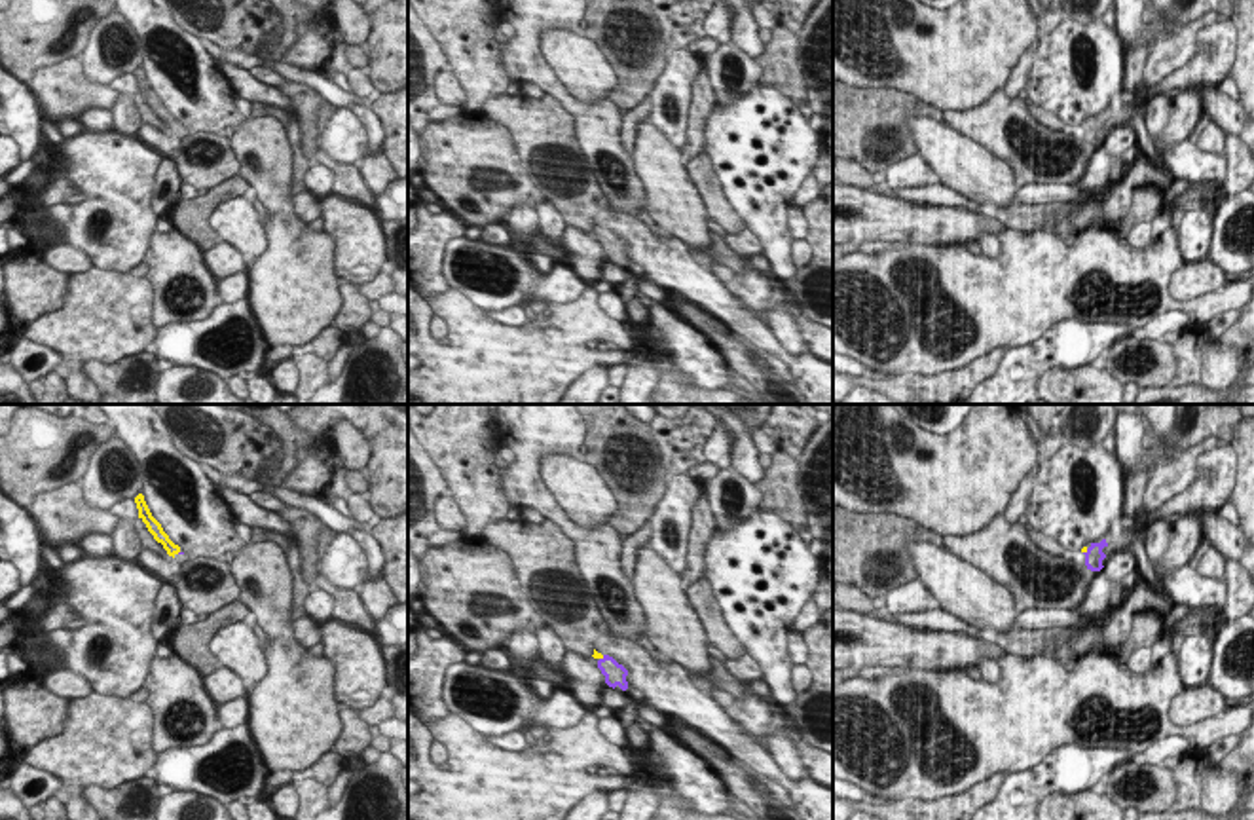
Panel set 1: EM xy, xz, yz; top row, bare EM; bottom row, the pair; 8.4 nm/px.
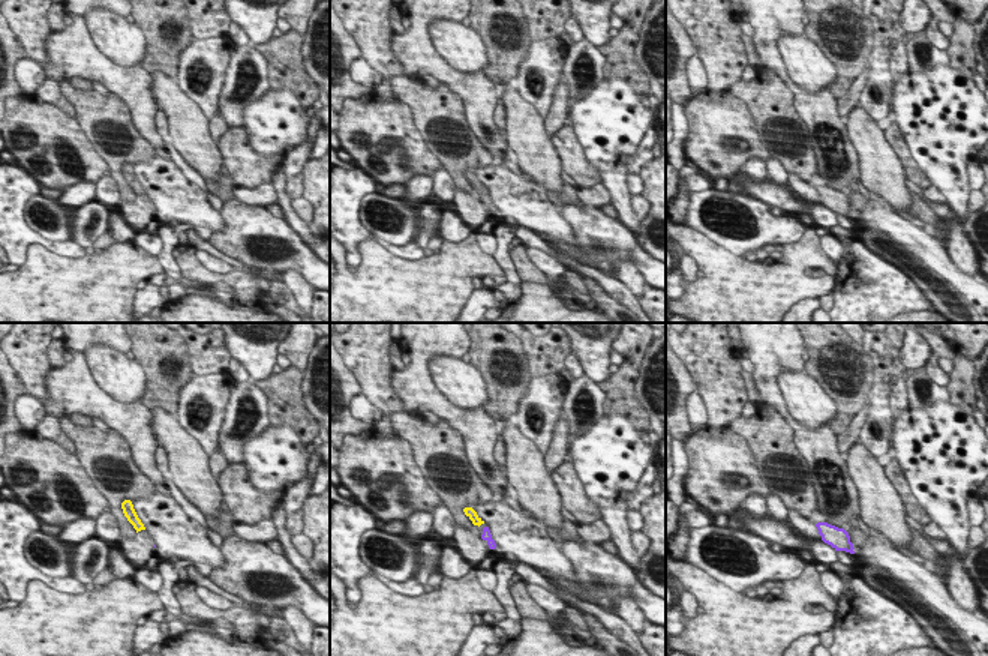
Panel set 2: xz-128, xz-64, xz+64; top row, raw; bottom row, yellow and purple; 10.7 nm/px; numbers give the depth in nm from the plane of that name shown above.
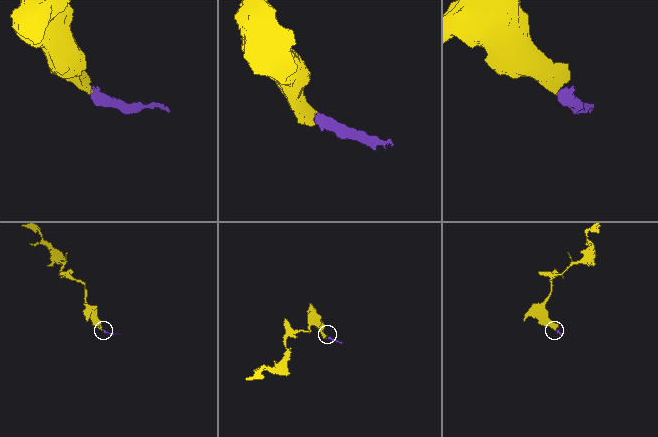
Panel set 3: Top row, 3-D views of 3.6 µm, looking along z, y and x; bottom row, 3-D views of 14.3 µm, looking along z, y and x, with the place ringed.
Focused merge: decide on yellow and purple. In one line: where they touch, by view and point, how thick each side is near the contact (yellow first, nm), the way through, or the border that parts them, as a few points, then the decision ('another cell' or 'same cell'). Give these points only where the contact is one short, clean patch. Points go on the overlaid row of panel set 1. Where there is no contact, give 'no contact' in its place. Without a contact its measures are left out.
meets yellow in xz at (602, 657); 60 nm thick on the yellow side, 190 nm on the other; runs through xz (596, 655), (602, 657), (615, 674); same cell

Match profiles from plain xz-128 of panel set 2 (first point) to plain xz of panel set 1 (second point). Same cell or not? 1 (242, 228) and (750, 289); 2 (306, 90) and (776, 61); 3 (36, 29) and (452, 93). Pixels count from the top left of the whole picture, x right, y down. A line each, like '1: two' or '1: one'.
1: one
2: one
3: two

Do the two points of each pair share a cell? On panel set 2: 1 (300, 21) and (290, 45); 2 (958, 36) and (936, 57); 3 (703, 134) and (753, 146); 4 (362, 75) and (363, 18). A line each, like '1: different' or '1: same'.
1: different
2: different
3: same
4: different

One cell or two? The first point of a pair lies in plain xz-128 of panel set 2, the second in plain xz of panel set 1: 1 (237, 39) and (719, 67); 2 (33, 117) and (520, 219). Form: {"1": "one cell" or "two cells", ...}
{"1": "two cells", "2": "two cells"}

